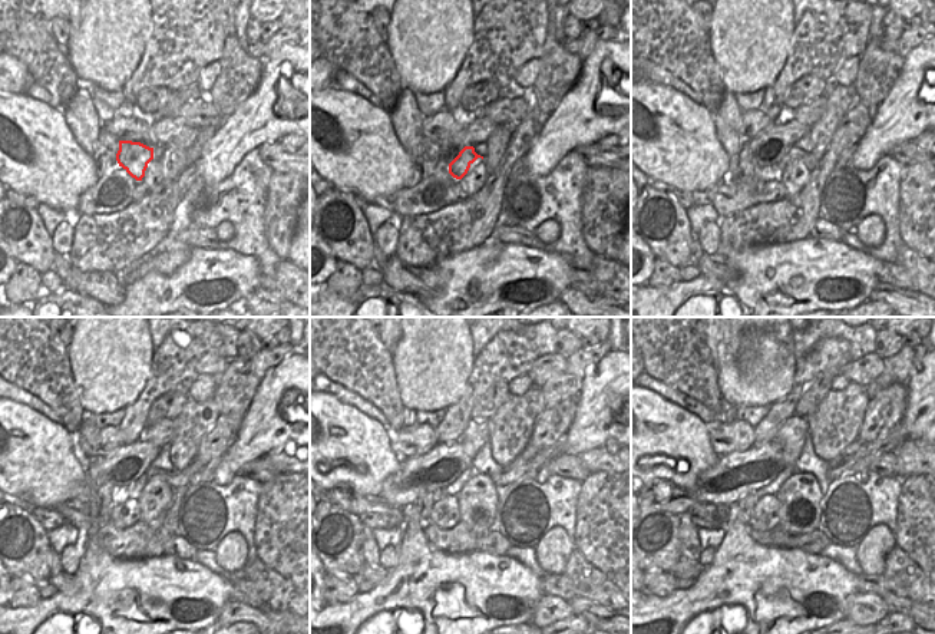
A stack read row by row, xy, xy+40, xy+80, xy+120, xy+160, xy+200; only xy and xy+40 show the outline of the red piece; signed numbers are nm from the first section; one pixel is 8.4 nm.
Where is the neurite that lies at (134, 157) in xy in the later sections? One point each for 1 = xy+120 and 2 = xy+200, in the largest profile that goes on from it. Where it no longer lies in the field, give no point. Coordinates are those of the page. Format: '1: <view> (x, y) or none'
1: xy+120 (178, 478)
2: xy+200 (838, 468)

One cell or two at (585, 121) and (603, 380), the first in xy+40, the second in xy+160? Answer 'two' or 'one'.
one

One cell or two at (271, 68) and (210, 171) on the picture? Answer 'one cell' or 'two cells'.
one cell

